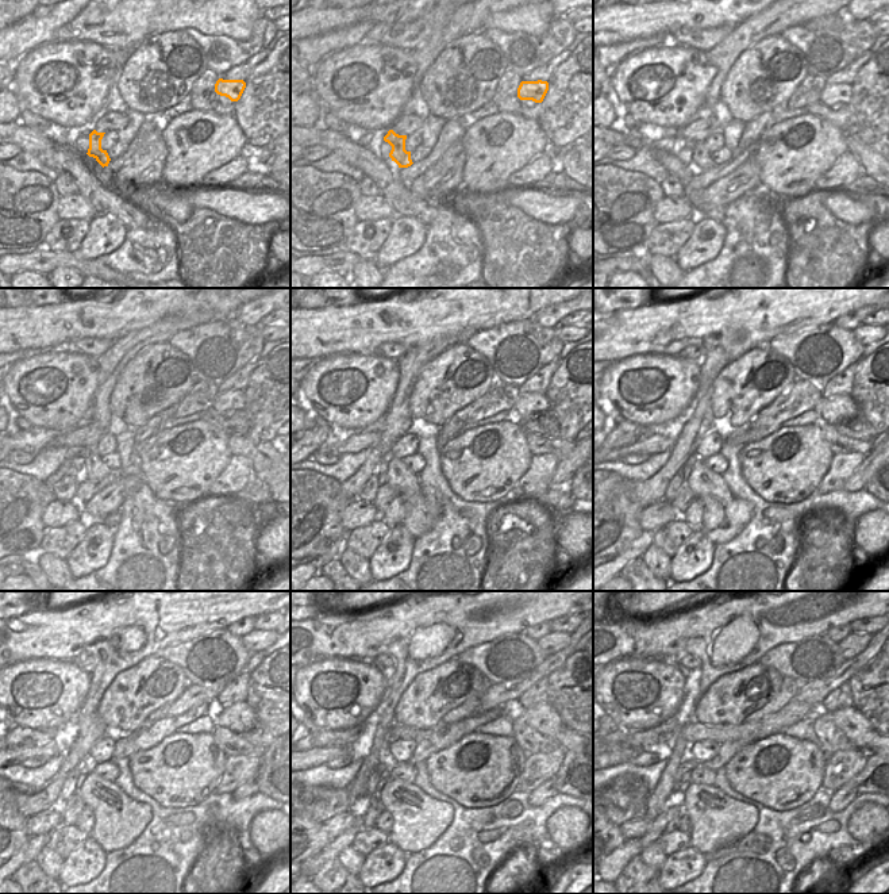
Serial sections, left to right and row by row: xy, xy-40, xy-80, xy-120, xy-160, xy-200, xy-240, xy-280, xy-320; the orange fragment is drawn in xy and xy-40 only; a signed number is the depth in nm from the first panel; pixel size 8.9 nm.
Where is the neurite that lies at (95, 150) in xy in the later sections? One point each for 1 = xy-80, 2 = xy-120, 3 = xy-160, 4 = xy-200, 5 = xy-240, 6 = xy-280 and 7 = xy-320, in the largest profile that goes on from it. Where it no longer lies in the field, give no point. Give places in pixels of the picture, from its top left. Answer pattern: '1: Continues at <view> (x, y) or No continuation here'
1: Continues at xy-80 (700, 157)
2: Continues at xy-120 (95, 469)
3: Continues at xy-160 (418, 521)
4: Continues at xy-200 (724, 517)
5: Continues at xy-240 (119, 820)
6: Continues at xy-280 (419, 820)
7: Continues at xy-320 (718, 820)

